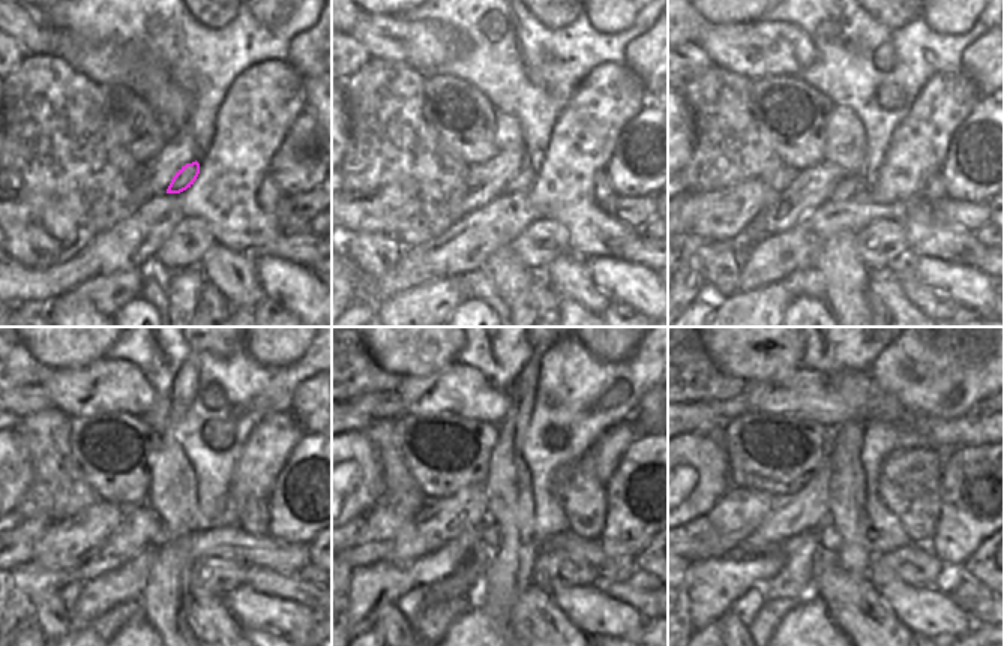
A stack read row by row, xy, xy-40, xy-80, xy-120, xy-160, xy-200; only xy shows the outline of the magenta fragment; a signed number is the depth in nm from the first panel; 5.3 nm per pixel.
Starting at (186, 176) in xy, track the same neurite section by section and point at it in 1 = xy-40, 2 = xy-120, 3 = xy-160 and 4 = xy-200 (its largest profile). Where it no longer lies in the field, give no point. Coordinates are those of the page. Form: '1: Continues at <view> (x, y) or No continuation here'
1: Continues at xy-40 (523, 179)
2: Continues at xy-120 (161, 537)
3: Continues at xy-160 (489, 538)
4: Continues at xy-200 (827, 537)

